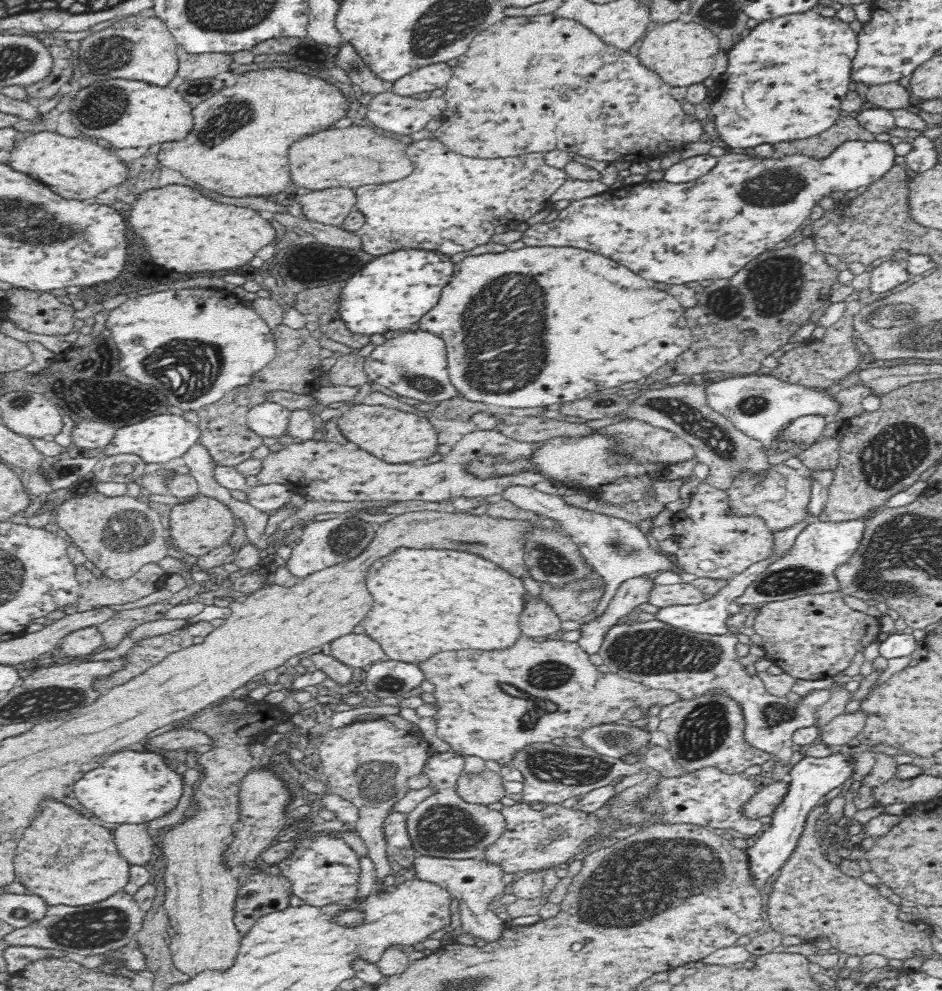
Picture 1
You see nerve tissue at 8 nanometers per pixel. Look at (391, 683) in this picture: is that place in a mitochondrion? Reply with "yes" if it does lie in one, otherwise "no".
yes

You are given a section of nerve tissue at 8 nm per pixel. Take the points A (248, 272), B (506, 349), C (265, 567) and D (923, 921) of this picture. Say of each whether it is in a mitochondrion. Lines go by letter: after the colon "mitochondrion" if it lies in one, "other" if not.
A: other
B: mitochondrion
C: other
D: other

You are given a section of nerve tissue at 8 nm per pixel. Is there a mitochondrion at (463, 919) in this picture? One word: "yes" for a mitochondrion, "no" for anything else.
no

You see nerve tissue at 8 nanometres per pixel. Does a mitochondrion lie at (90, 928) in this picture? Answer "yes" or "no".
yes

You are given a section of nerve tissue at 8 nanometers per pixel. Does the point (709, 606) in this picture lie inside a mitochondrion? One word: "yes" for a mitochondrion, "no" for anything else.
no

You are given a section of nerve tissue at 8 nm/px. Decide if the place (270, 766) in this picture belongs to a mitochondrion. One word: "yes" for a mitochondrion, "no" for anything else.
no

